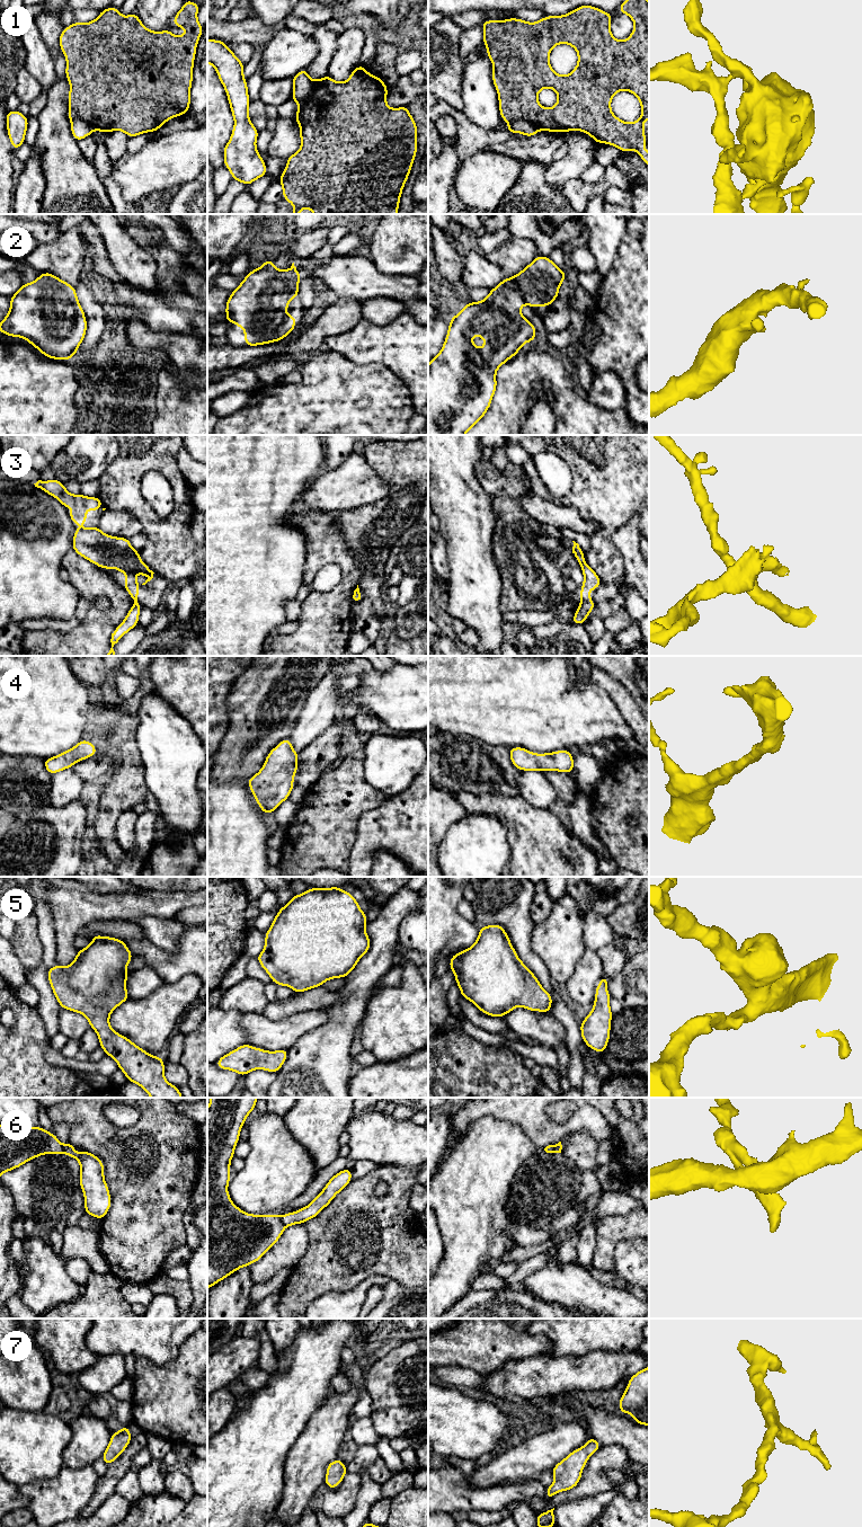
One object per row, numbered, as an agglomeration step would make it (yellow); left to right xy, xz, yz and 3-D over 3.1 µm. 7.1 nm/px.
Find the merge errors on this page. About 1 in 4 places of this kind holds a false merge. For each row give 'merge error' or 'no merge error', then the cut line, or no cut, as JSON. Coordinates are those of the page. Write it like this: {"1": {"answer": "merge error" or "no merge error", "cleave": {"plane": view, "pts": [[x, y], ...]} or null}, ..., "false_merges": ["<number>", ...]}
{"1": {"answer": "merge error", "cleave": {"plane": "yz", "pts": [[509, 121], [527, 120], [539, 129]]}}, "2": {"answer": "no merge error", "cleave": null}, "3": {"answer": "merge error", "cleave": {"plane": "yz", "pts": [[589, 598], [586, 601]]}}, "4": {"answer": "no merge error", "cleave": null}, "5": {"answer": "no merge error", "cleave": null}, "6": {"answer": "merge error", "cleave": {"plane": "xz", "pts": [[280, 1217], [285, 1226]]}}, "7": {"answer": "no merge error", "cleave": null}, "false_merges": ["1", "3", "6"]}

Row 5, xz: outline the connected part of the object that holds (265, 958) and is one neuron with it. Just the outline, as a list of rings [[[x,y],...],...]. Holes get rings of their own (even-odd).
[[[341,887],[309,888],[301,895],[294,895],[277,912],[265,933],[265,948],[256,959],[278,986],[290,986],[294,993],[309,991],[353,971],[371,948],[366,925],[366,914],[353,894]]]

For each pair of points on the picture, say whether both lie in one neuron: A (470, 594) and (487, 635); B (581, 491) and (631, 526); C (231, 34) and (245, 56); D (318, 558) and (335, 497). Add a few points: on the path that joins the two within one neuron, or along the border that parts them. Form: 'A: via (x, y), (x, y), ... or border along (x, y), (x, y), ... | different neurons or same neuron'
A: via (478, 604), (487, 619), (487, 624) | same neuron
B: border along (637, 513), (614, 532), (613, 544), (616, 548) | different neurons
C: border along (252, 44), (237, 43), (230, 47) | different neurons
D: border along (310, 507), (326, 513) | different neurons

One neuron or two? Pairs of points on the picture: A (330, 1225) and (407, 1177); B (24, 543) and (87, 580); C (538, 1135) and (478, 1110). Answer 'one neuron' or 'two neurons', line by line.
A: one neuron
B: two neurons
C: one neuron

